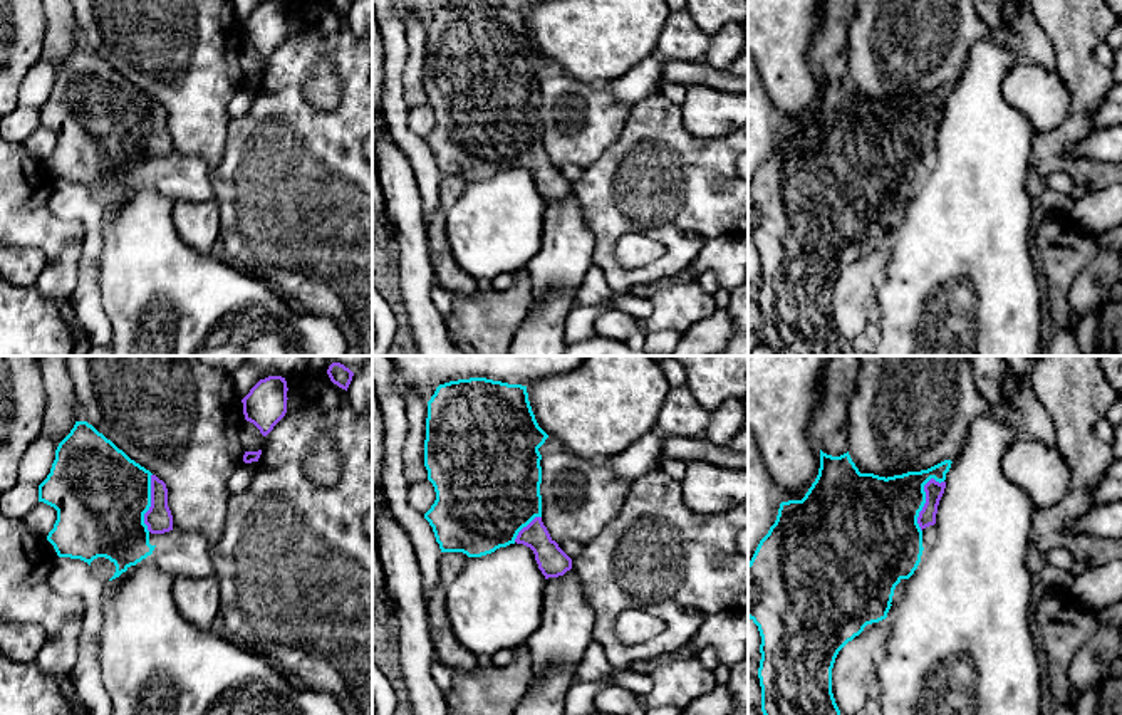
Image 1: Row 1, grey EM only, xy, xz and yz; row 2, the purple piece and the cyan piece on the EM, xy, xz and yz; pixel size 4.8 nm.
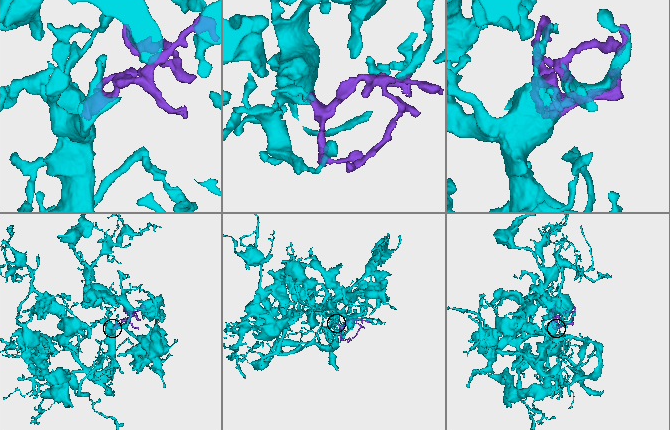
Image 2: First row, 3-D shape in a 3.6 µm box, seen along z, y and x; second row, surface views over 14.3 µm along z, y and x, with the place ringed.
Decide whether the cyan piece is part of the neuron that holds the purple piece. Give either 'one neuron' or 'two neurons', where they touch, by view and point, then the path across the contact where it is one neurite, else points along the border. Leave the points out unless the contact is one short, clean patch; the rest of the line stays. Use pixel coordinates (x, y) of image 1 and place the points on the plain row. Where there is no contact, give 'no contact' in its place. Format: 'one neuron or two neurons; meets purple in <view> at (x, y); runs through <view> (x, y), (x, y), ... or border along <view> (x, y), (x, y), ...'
one neuron; meets purple in yz at (924, 128); runs through yz (933, 113), (924, 128), (874, 141)

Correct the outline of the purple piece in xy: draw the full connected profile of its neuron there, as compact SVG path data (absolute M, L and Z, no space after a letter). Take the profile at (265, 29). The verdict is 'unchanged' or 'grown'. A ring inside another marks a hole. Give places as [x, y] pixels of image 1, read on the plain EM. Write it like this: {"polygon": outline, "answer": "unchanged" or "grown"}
{"polygon": "M268 0L260 3L242 23L245 44L253 47L263 60L285 40L287 15L285 2Z", "answer": "unchanged"}

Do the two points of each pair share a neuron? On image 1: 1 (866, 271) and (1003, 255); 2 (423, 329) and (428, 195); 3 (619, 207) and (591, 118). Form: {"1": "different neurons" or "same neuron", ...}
{"1": "different neurons", "2": "different neurons", "3": "different neurons"}

